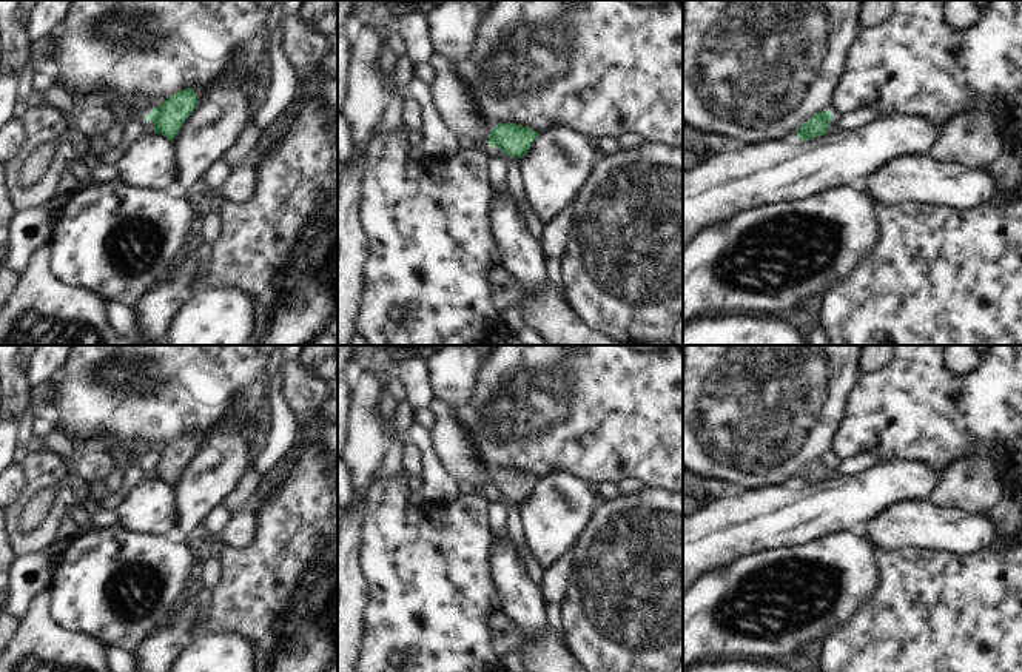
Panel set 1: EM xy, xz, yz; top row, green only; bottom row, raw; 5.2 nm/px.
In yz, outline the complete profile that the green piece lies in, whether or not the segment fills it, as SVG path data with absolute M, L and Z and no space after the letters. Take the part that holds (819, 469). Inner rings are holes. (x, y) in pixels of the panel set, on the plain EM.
M831 456L817 458L797 476L800 486L812 486L828 479L829 467L832 464Z

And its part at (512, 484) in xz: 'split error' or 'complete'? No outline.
complete

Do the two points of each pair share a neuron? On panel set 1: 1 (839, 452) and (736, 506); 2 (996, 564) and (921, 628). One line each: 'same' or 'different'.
1: different
2: same

